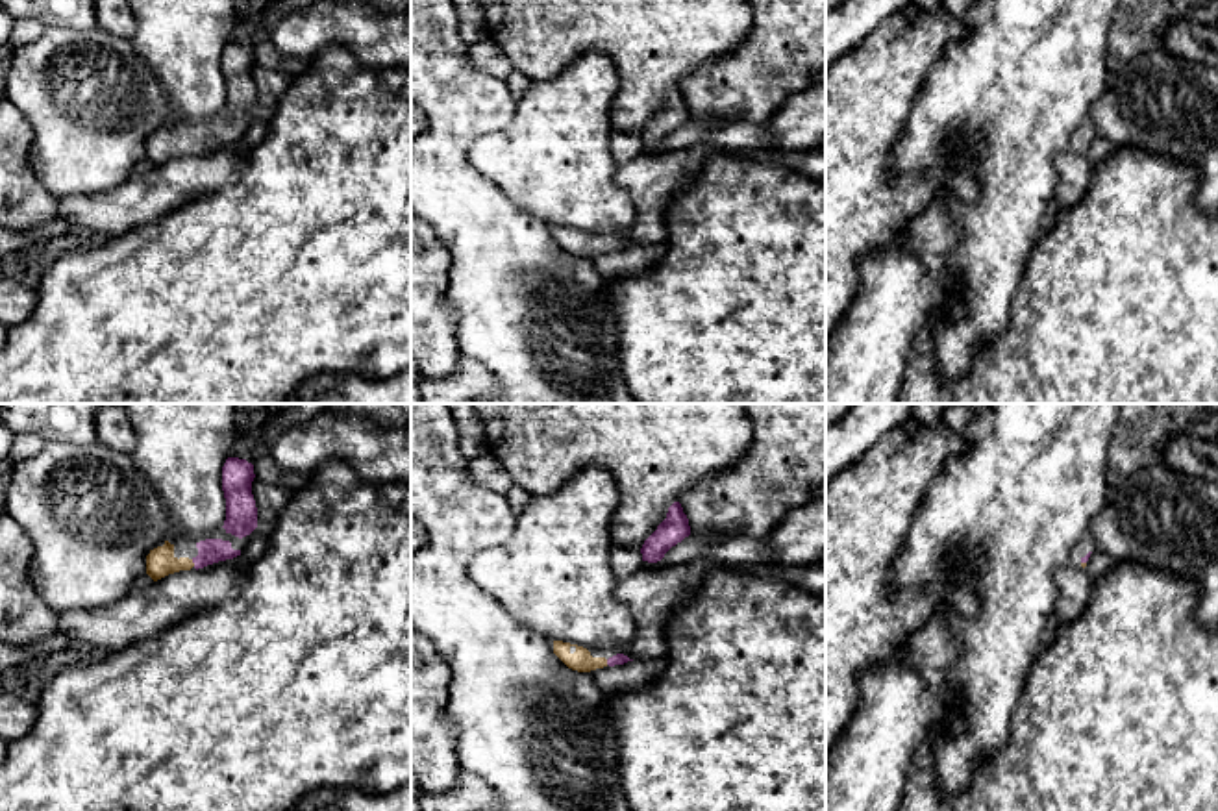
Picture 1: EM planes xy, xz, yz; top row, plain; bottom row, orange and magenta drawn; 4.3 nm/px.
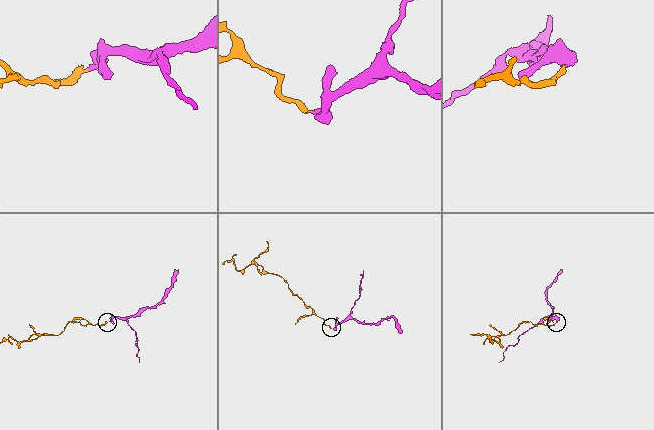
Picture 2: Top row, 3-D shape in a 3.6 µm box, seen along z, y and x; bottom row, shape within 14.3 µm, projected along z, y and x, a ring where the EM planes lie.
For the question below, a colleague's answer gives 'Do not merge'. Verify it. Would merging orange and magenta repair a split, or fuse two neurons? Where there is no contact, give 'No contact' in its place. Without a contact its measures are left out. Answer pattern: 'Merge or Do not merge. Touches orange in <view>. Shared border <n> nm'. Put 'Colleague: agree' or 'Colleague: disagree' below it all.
Merge. Touches orange in xy. Shared border 40 nm
Colleague: disagree

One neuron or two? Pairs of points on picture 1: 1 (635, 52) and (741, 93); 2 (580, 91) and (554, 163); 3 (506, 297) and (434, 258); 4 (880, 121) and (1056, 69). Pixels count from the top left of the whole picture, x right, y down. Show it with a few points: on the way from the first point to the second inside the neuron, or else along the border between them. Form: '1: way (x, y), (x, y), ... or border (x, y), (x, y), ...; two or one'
1: border (730, 52), (700, 65), (678, 86); two
2: way (572, 110), (561, 126), (558, 145); one
3: border (432, 228), (450, 254), (447, 300), (456, 310); two
4: border (930, 73), (906, 130), (891, 150); two

